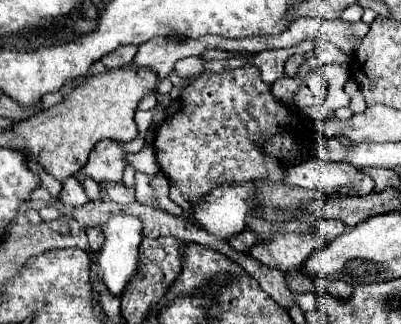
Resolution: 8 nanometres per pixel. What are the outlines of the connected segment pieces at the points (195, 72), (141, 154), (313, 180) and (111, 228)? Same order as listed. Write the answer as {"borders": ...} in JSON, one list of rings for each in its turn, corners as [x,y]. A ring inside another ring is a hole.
{"borders":[[[[186,57],[186,59],[182,59],[182,61],[178,61],[176,63],[176,67],[174,67],[174,73],[178,75],[178,77],[182,77],[182,79],[186,79],[186,77],[198,77],[198,75],[202,75],[202,57]]],[[[142,147],[142,151],[138,151],[138,153],[128,153],[128,155],[126,155],[126,161],[128,161],[128,165],[132,165],[134,171],[138,171],[138,173],[156,175],[156,173],[160,171],[152,147]]],[[[306,161],[290,167],[284,181],[288,185],[298,185],[304,189],[320,189],[326,195],[334,195],[334,191],[342,185],[352,187],[352,195],[368,195],[374,189],[372,177],[348,163]]],[[[116,213],[110,217],[106,225],[102,225],[104,233],[104,245],[98,251],[98,265],[104,283],[114,295],[122,295],[126,281],[136,273],[138,267],[138,247],[142,243],[142,221],[138,215],[128,215],[128,213]]]]}

